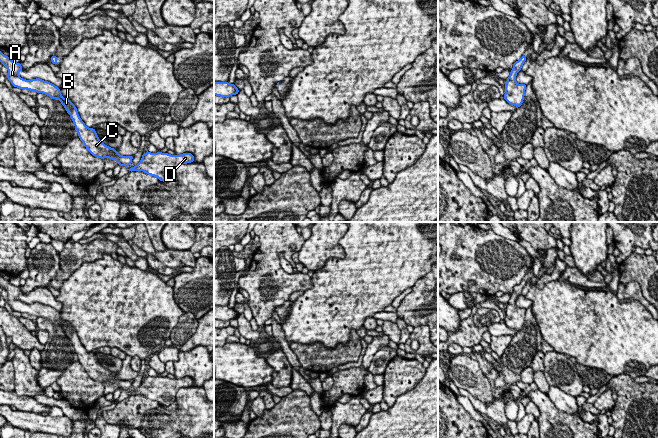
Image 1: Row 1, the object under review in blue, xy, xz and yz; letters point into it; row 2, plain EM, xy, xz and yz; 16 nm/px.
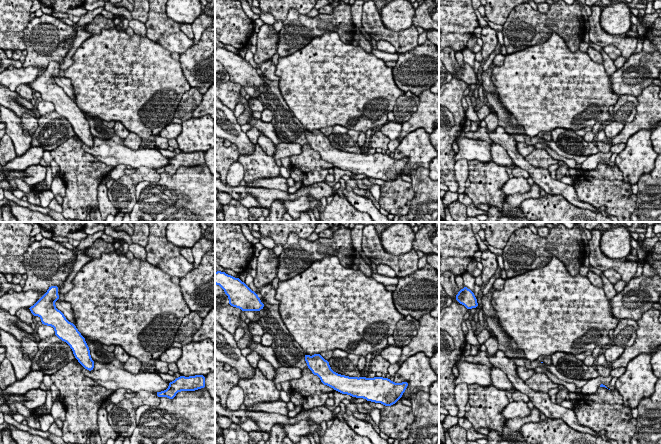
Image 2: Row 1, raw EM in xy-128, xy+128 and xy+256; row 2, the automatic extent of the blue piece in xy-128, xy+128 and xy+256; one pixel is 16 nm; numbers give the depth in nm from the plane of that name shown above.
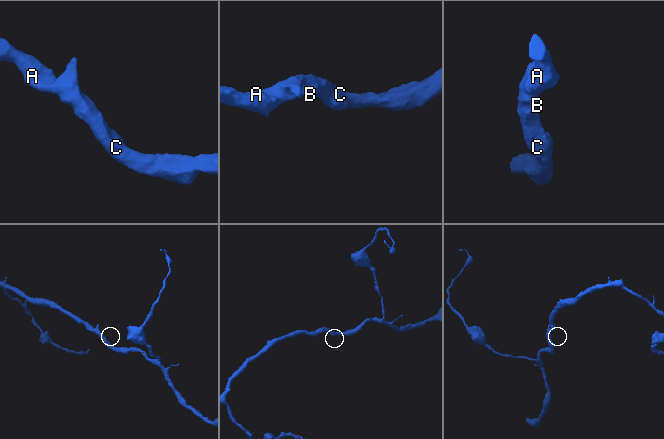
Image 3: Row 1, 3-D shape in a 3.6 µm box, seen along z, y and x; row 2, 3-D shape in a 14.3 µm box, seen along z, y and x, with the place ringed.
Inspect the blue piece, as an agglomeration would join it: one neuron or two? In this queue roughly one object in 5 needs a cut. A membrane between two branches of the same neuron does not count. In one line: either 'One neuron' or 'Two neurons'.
One neuron

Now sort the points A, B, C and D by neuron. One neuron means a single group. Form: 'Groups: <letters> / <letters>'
Groups: A B C D

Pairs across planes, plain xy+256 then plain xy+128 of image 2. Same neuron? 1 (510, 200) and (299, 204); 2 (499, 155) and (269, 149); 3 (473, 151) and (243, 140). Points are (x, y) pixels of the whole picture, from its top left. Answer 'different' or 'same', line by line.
1: different
2: same
3: same

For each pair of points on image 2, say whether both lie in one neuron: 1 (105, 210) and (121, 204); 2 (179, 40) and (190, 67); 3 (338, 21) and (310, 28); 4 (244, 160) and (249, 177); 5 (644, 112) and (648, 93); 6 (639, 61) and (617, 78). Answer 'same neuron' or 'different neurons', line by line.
1: different neurons
2: different neurons
3: same neuron
4: same neuron
5: same neuron
6: same neuron

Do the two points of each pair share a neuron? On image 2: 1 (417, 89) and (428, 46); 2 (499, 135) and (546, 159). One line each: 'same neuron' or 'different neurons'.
1: same neuron
2: different neurons

